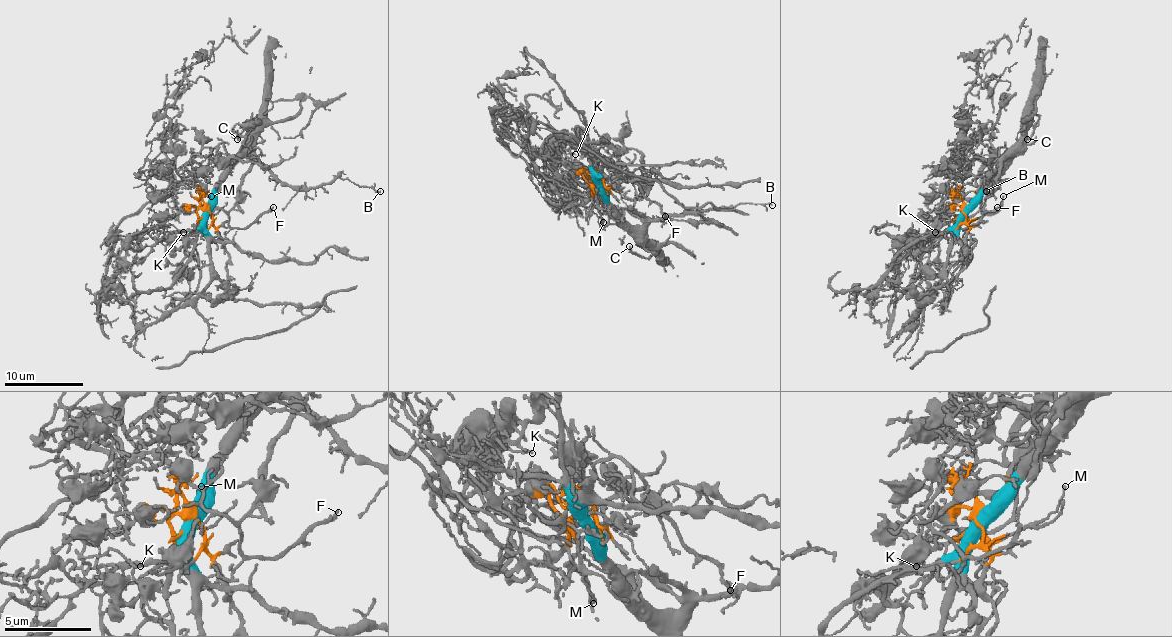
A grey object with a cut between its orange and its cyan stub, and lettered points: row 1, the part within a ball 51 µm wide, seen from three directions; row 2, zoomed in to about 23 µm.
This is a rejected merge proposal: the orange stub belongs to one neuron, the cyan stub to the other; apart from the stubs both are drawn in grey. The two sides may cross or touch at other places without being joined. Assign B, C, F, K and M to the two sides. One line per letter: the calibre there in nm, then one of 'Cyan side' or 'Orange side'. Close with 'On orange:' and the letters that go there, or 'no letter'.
B: Thickness 120 nm. Cyan side
C: Thickness 90 nm. Cyan side
F: Thickness 160 nm. Orange side
K: Thickness 140 nm. Orange side
M: Thickness 100 nm. Orange side
On orange: F, K, M

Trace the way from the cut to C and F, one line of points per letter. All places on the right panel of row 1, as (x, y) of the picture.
C: (963, 209), (1001, 168), (1001, 160), (1020, 138), (1022, 126), (1034, 115), (1038, 117), (1038, 124), (1026, 138)
F: (963, 209), (961, 197), (950, 193), (938, 207), (958, 227), (965, 229), (997, 207)

